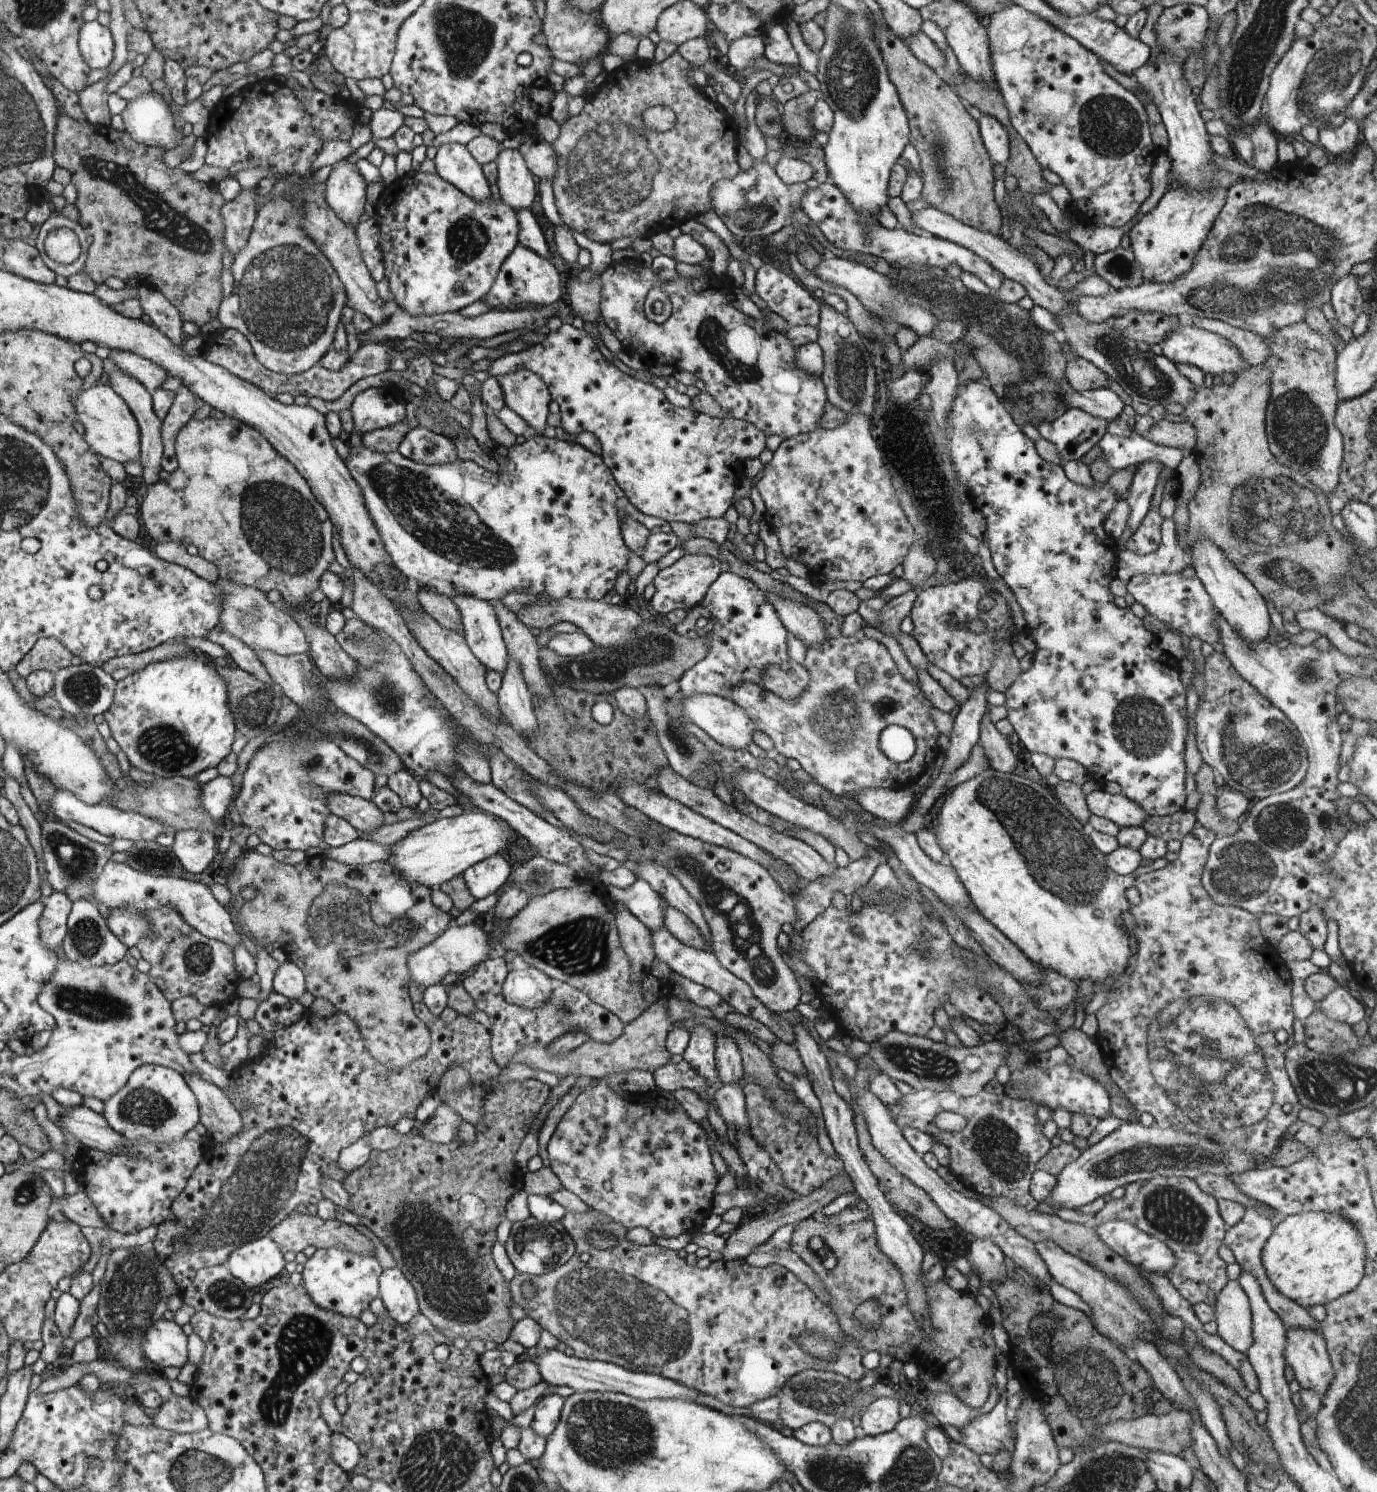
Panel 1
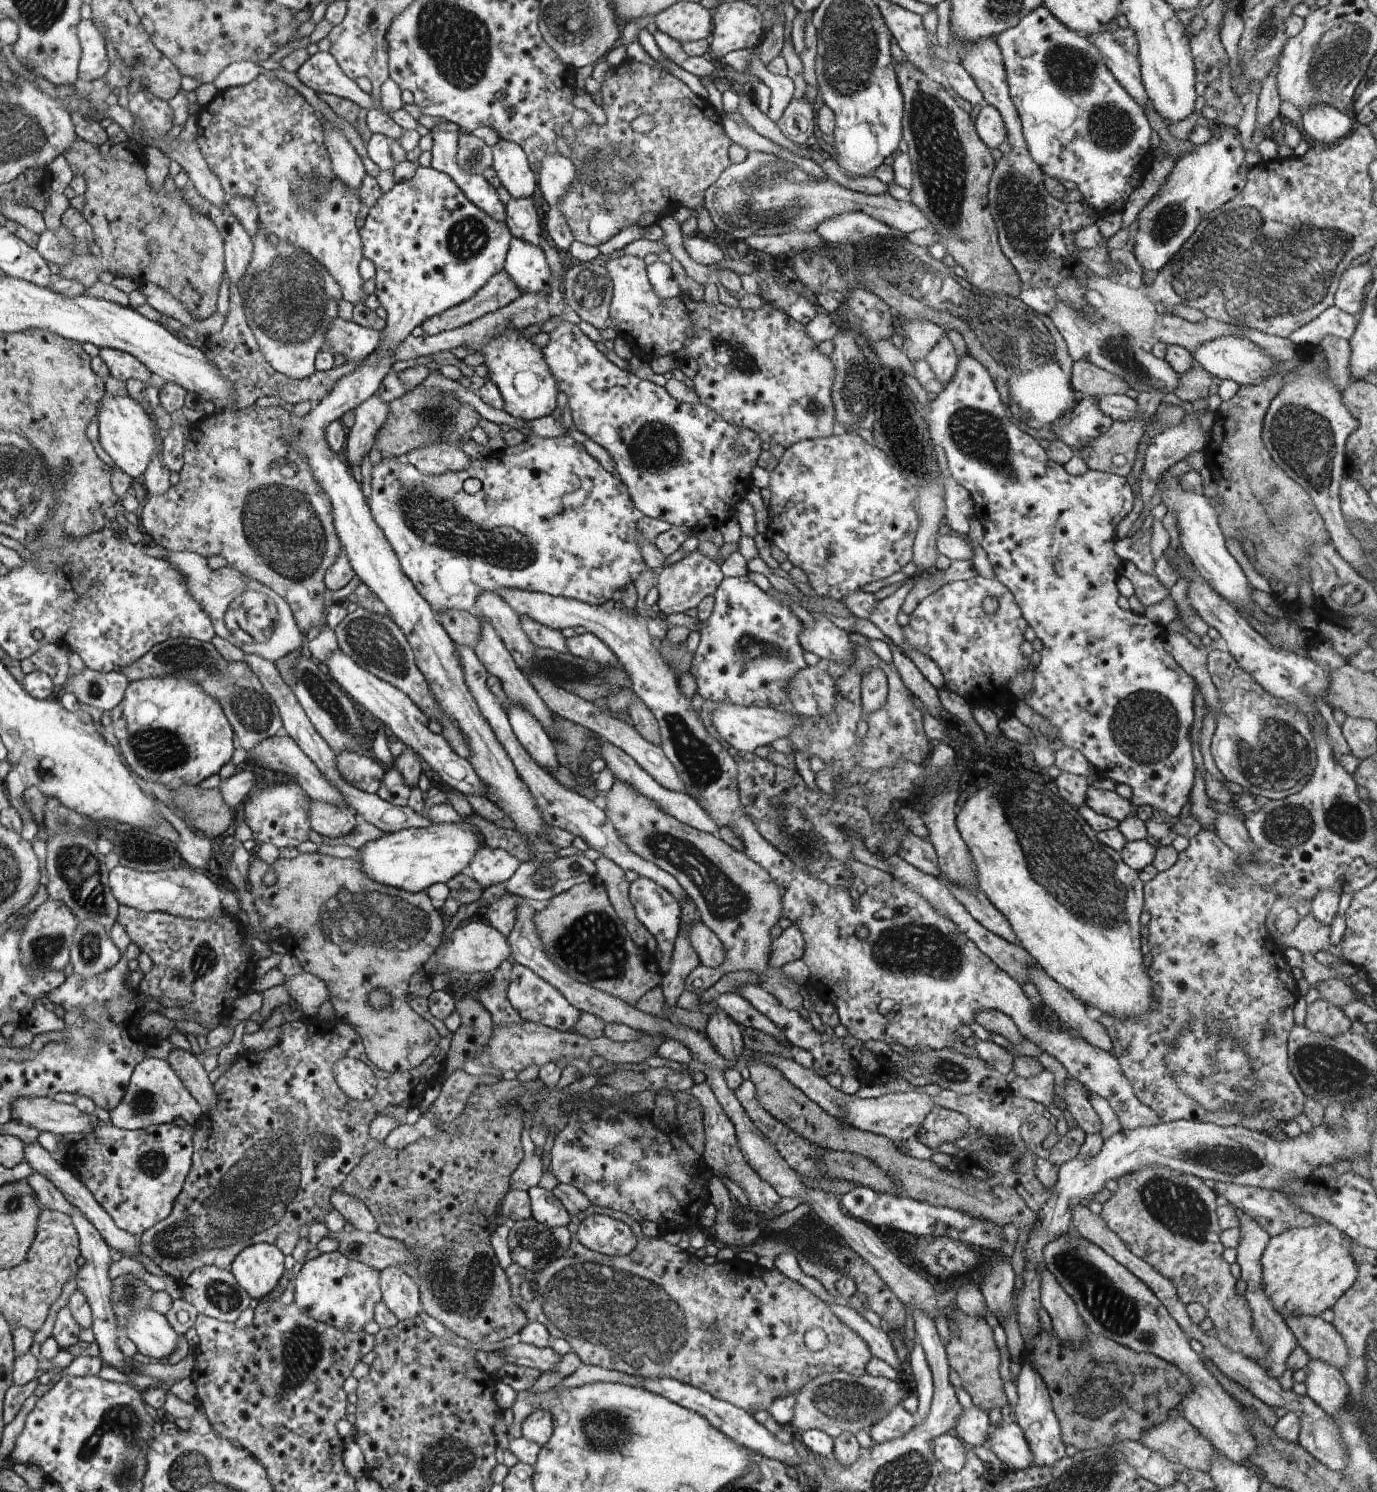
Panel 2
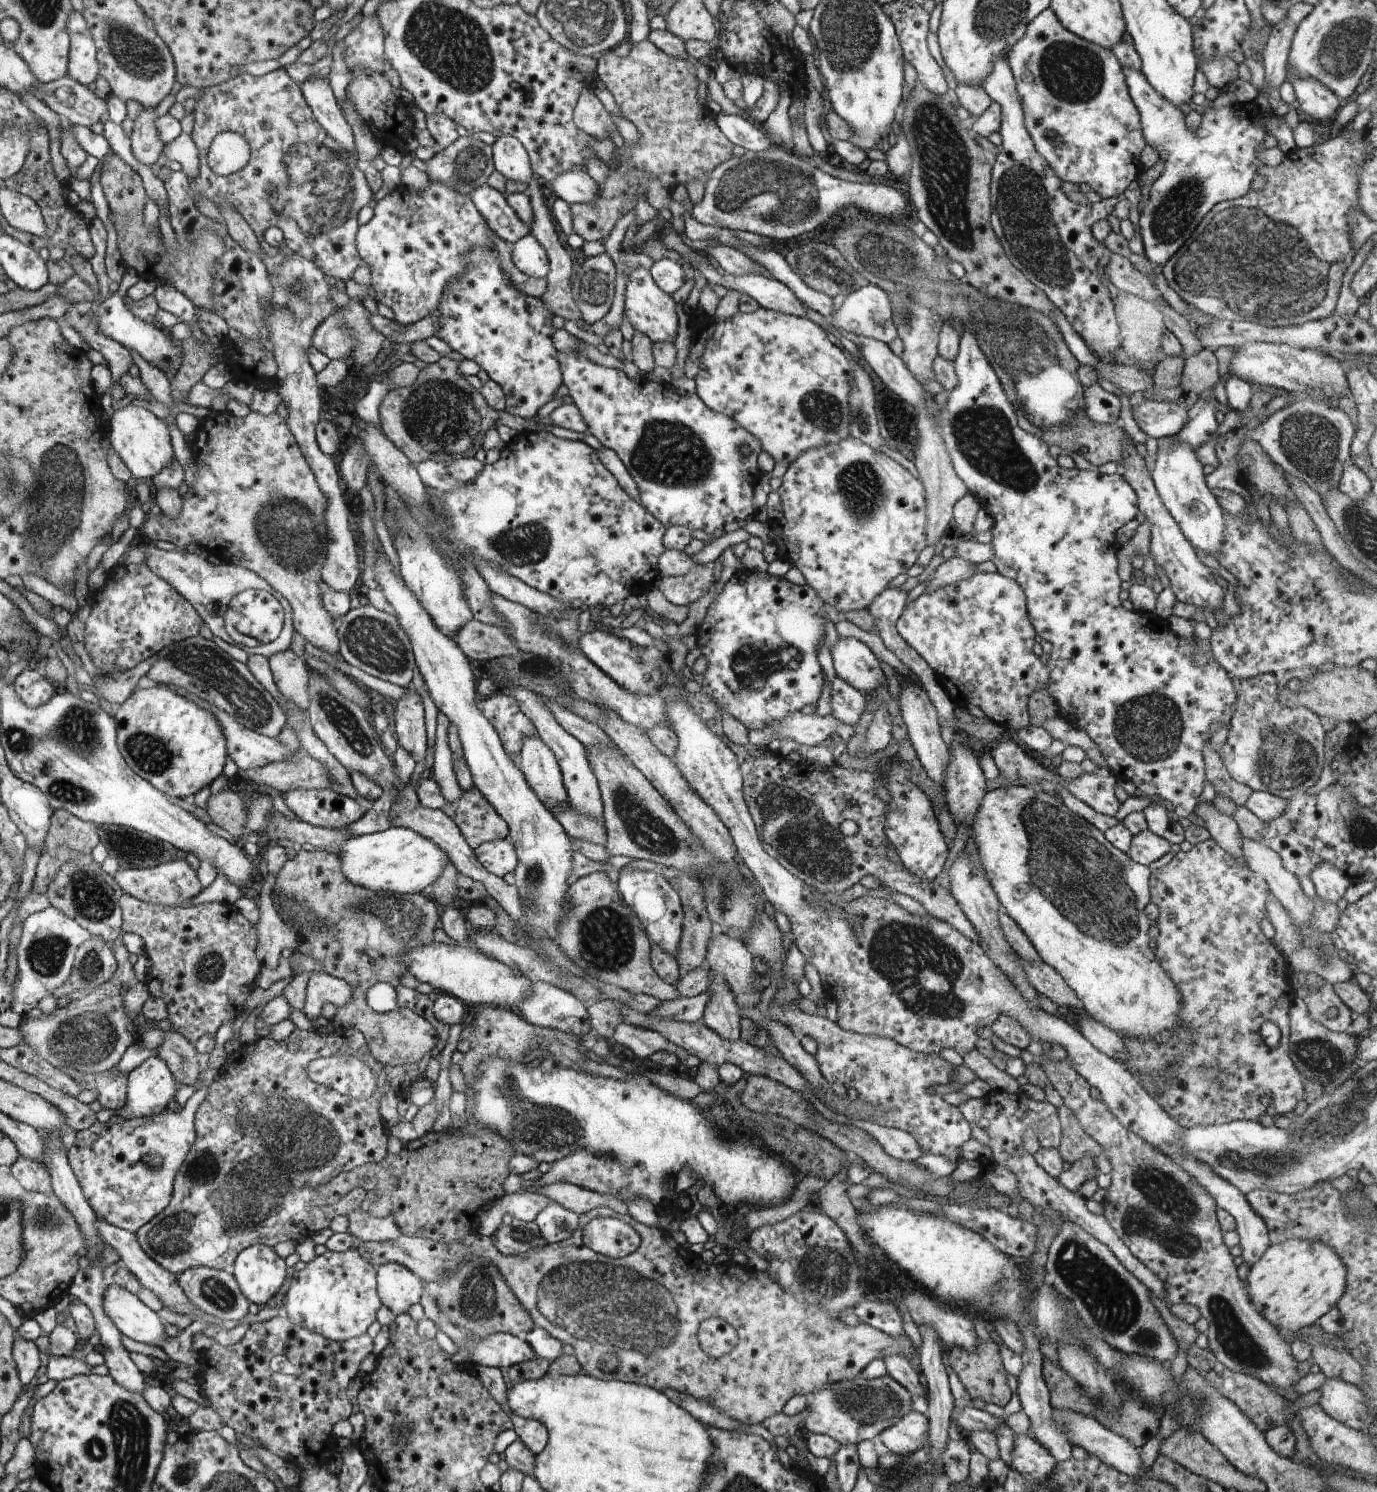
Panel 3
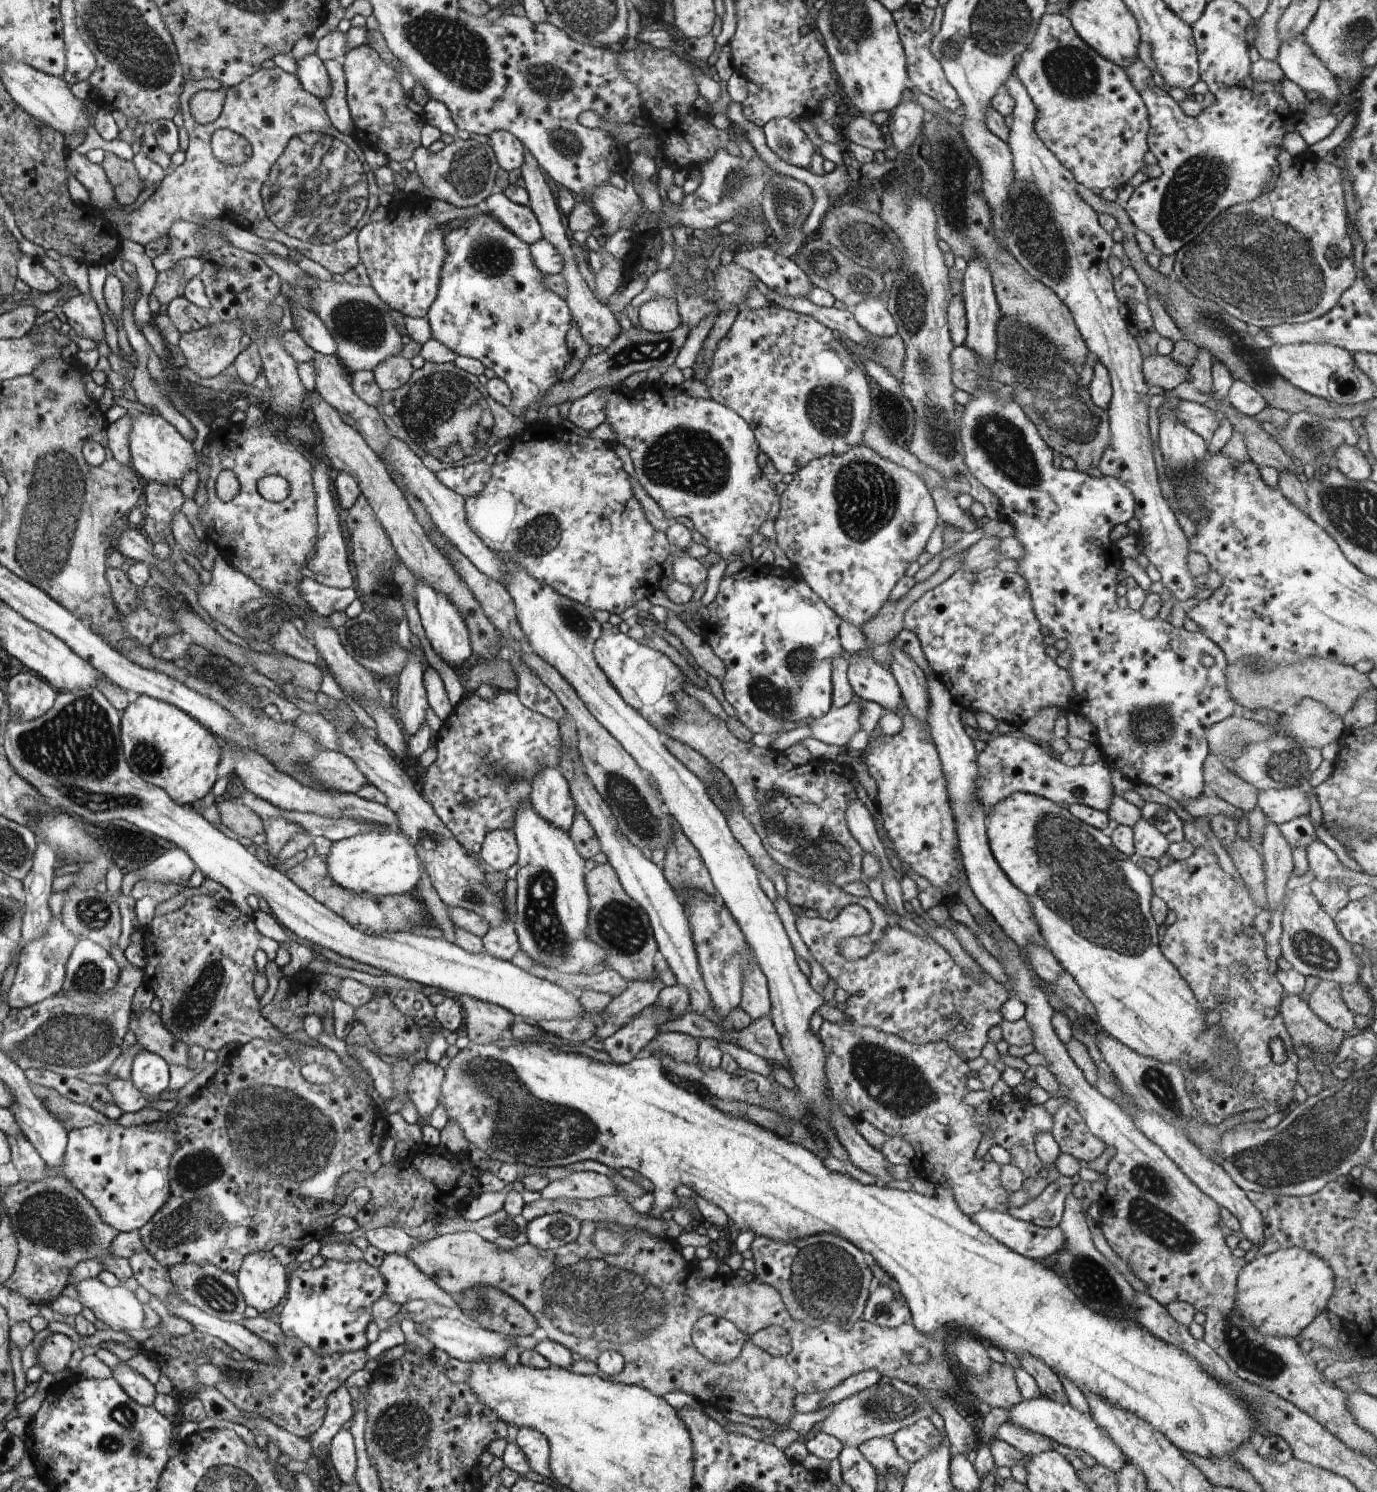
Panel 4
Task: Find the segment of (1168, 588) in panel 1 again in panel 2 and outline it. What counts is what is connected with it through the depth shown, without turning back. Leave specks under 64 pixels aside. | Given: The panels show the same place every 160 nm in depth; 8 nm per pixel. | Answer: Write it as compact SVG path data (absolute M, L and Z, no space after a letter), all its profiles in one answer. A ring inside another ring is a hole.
M1124 560L1121 573L1132 582L1135 590L1134 595L1145 607L1170 597L1169 590L1155 575L1150 576L1140 572L1133 562Z

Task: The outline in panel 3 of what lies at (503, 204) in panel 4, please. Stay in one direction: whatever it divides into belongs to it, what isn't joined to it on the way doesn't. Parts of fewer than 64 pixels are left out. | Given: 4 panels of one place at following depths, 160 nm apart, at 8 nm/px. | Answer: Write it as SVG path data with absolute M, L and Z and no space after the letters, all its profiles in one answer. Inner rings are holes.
M482 185L471 192L472 202L478 207L490 229L502 240L514 244L522 237L531 234L531 228L508 204L506 196L490 185Z

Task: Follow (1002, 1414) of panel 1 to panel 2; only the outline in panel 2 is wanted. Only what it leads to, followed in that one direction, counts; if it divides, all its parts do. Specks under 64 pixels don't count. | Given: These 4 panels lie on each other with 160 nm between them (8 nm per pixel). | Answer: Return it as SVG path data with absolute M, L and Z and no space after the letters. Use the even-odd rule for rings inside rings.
M1004 1418L1000 1427L990 1429L984 1446L995 1452L998 1458L1007 1464L1008 1471L1030 1469L1036 1466L1023 1430L1008 1418Z

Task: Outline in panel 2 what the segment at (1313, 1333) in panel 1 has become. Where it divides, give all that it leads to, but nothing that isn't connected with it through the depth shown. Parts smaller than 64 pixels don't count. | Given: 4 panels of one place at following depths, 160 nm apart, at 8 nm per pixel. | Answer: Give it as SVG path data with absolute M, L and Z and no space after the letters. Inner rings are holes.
M1310 1358L1306 1365L1307 1395L1331 1417L1337 1415L1348 1400L1348 1385L1343 1373L1324 1361Z

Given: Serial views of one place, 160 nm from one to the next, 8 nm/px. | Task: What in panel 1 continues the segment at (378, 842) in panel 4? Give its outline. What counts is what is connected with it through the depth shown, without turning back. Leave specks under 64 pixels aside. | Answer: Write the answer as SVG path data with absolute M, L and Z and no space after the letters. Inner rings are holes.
M476 808L466 810L457 817L440 818L410 831L403 840L390 846L388 862L408 882L440 888L455 876L462 875L476 863L490 858L493 854L506 854L511 843L521 838L504 819Z

